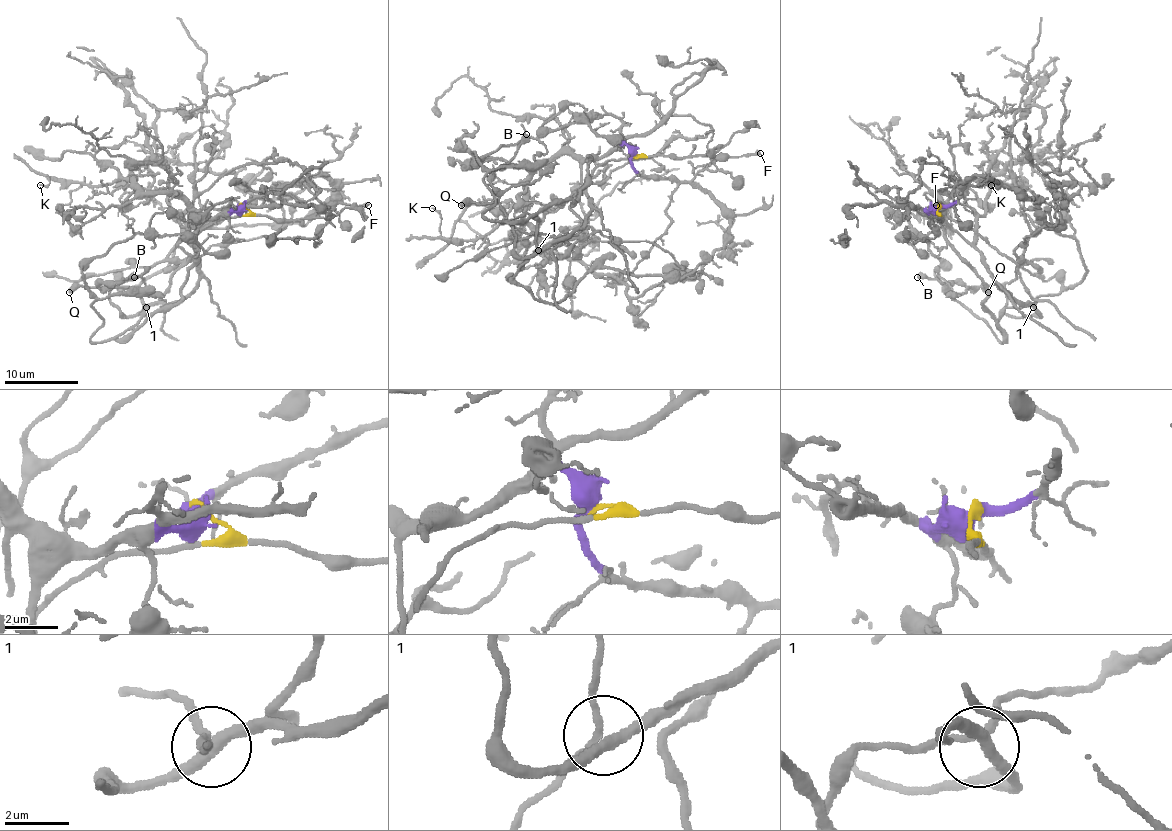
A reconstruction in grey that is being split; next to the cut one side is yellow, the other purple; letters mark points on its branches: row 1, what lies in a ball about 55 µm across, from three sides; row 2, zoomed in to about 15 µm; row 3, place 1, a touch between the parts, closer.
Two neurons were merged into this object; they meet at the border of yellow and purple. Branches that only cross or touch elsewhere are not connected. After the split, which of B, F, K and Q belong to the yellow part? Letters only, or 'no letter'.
B, F, Q

